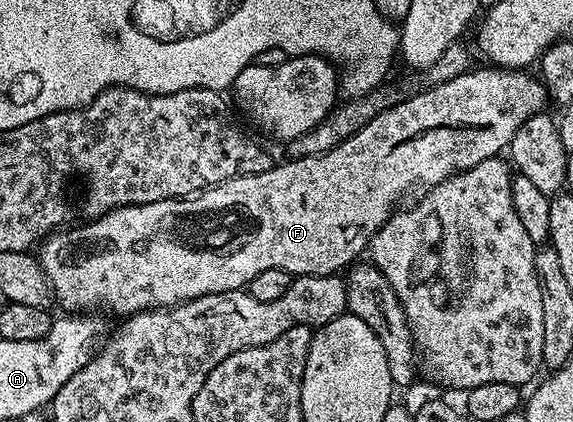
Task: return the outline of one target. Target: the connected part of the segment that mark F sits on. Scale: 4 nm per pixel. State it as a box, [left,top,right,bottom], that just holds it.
[39,68,547,316]

